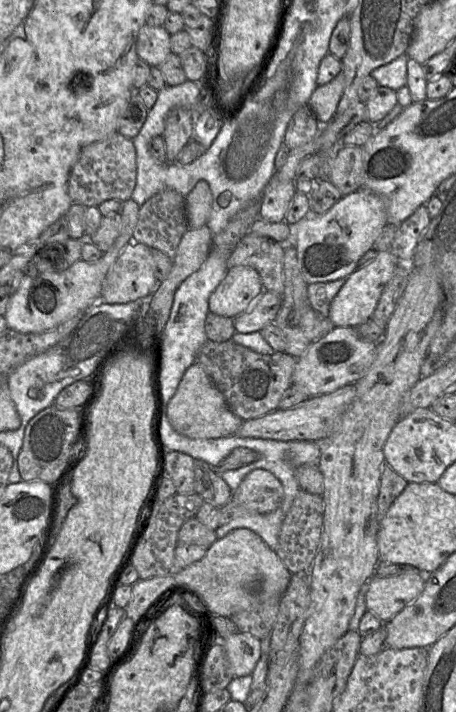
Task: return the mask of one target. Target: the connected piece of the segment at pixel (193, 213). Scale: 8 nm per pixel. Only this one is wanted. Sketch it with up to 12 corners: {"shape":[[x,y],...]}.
{"shape":[[206,181],[185,196],[188,229],[207,226],[213,196]]}

